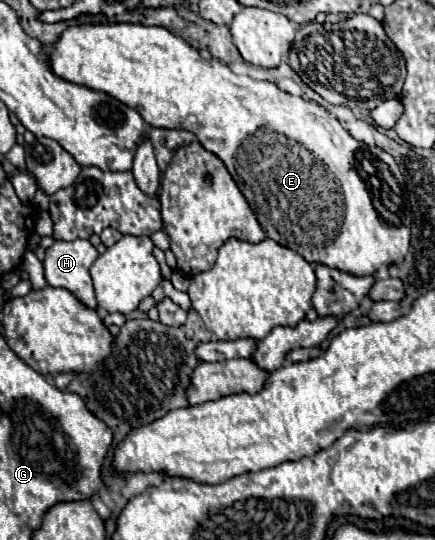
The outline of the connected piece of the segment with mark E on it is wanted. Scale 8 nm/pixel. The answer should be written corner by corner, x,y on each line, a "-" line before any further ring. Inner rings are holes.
82,23
82,25
72,25
68,27
58,39
56,43
50,47
52,51
48,53
48,63
50,69
54,71
54,75
70,81
70,83
78,83
84,87
90,87
94,91
102,91
112,95
114,99
126,103
128,107
136,109
142,119
152,125
152,127
162,127
162,129
186,129
190,133
194,133
198,137
198,141
212,151
214,155
218,155
224,165
228,167
232,179
236,181
236,185
240,187
242,195
246,197
248,205
252,207
254,215
258,217
258,223
262,225
264,233
268,239
274,239
276,243
290,247
292,251
300,253
308,263
322,263
326,267
334,267
340,271
346,271
350,275
374,275
378,273
378,269
382,265
400,265
408,247
410,247
410,225
412,225
412,211
410,211
410,201
406,197
406,193
398,187
398,165
392,159
390,153
386,153
384,149
378,147
368,147
366,143
354,139
340,123
338,119
324,107
320,107
316,101
306,101
302,97
290,95
286,91
282,91
276,83
270,81
256,81
248,75
236,75
226,63
220,63
218,59
210,57
204,59
196,49
192,49
182,37
170,33
166,27
146,27
140,23
-
342,185
342,193
344,193
344,217
340,223
340,205
338,205
338,191
330,191
330,189
340,189

